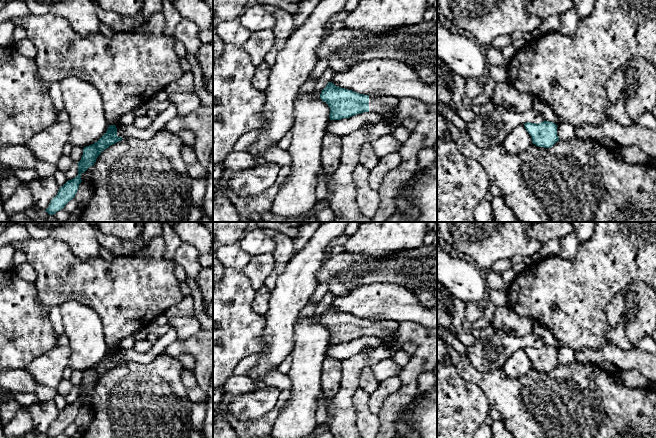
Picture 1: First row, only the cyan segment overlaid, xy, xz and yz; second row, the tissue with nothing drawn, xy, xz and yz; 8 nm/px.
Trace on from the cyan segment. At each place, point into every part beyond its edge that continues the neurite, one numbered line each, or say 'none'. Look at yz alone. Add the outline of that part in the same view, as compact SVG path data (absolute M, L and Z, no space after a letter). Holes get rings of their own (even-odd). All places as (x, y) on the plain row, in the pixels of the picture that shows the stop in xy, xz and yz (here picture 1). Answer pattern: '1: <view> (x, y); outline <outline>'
none

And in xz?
1: xz (380, 328); outline M369 320L369 336L386 338L397 332L401 323L393 320Z

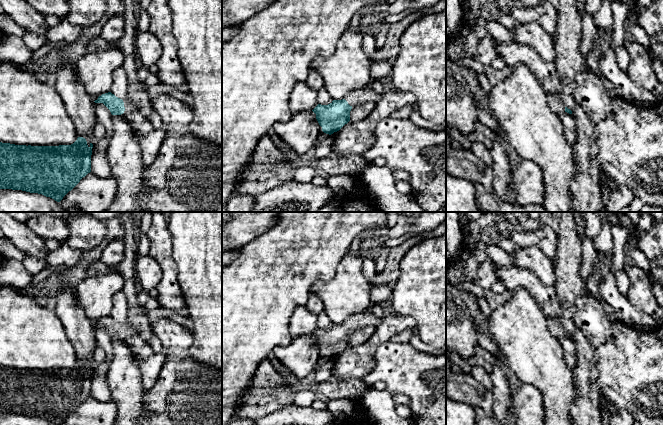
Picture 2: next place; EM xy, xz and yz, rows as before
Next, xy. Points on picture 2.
1: xy (129, 331); outline M126 322L123 323L123 326L124 326L125 335L124 335L123 338L121 338L122 340L125 340L125 339L127 339L129 337L132 337L132 336L136 336L138 334L137 330L135 330L134 328L132 328Z

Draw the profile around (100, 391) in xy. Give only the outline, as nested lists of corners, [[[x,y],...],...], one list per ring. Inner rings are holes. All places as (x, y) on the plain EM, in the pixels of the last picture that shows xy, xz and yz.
[[[105,359],[103,362],[97,363],[92,372],[91,396],[102,402],[109,401],[111,398],[106,380],[109,365],[110,362]]]

